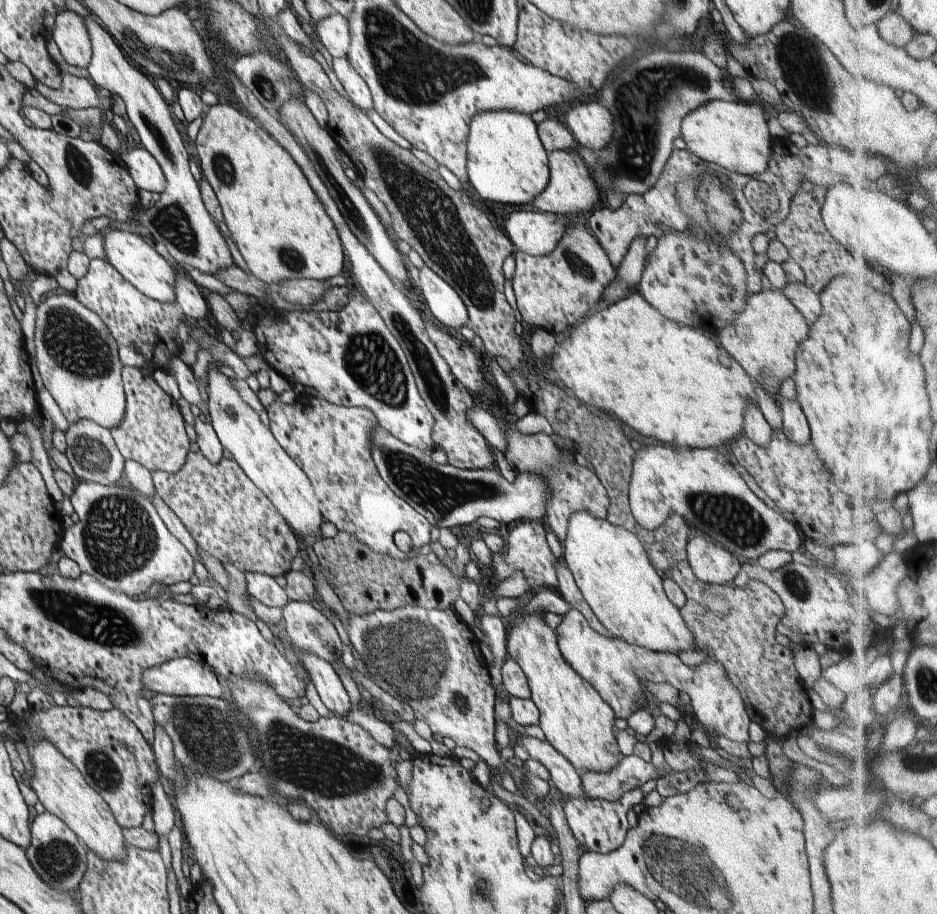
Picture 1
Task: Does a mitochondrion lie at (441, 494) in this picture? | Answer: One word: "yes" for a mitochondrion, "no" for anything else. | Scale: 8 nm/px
yes

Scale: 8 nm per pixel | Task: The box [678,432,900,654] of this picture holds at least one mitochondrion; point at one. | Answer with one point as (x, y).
(733, 520)

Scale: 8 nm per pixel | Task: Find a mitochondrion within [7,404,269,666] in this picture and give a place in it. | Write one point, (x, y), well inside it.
(119, 539)

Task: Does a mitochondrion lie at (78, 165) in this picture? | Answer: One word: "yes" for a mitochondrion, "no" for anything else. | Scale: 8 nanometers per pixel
yes

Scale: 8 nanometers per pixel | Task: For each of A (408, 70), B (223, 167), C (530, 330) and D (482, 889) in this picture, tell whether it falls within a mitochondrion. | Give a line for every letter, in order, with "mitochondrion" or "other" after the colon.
A: mitochondrion
B: mitochondrion
C: other
D: mitochondrion

